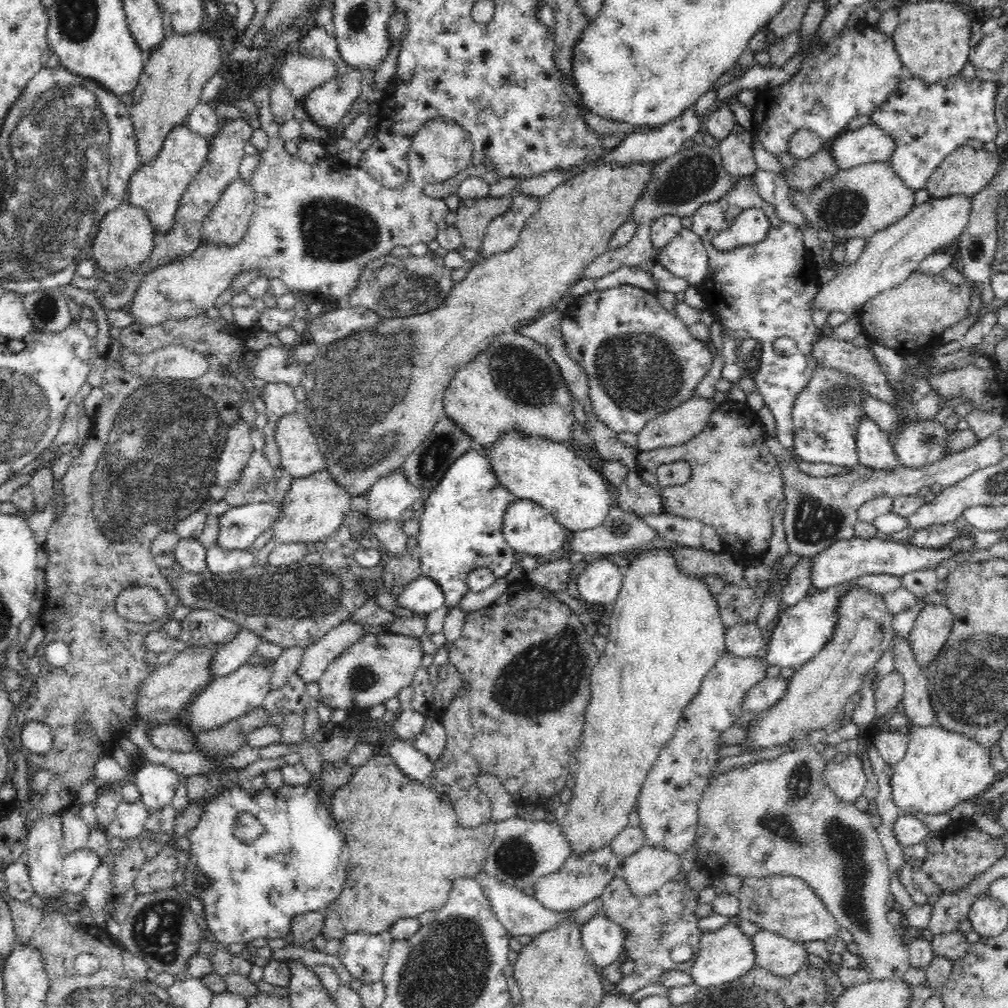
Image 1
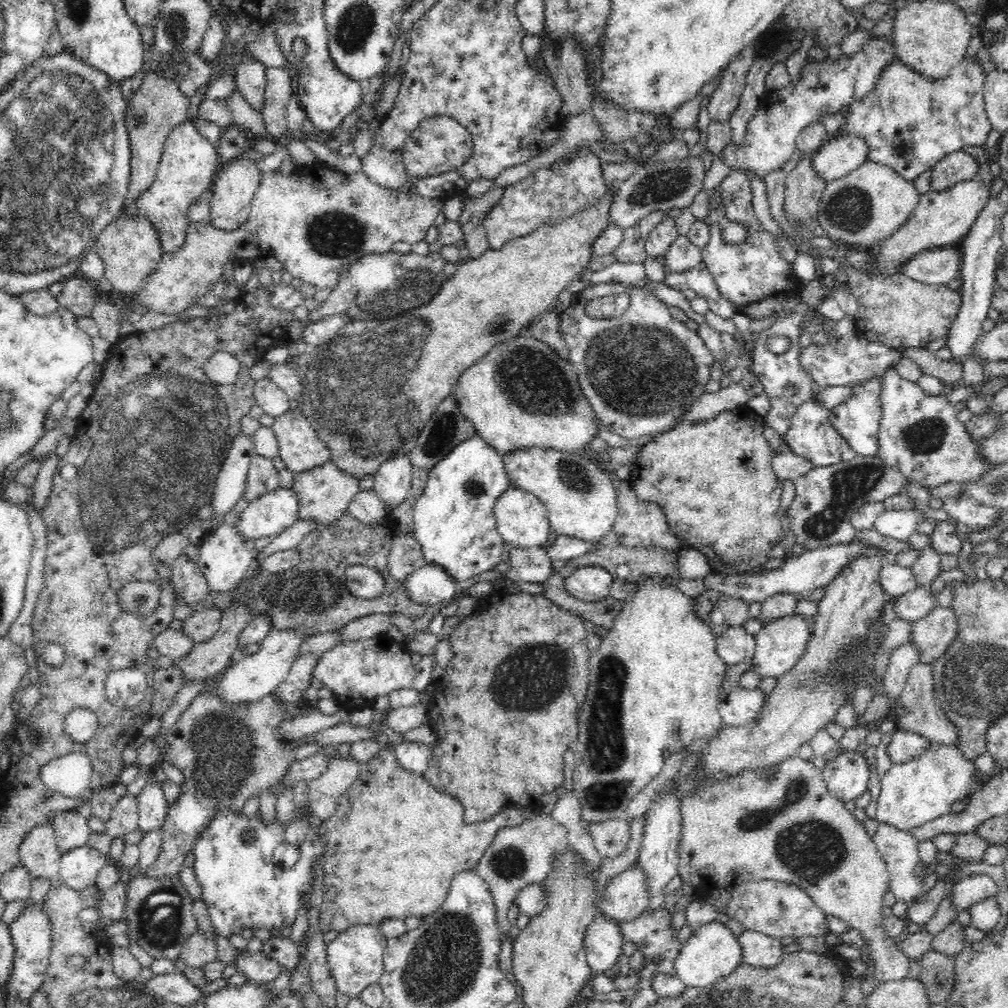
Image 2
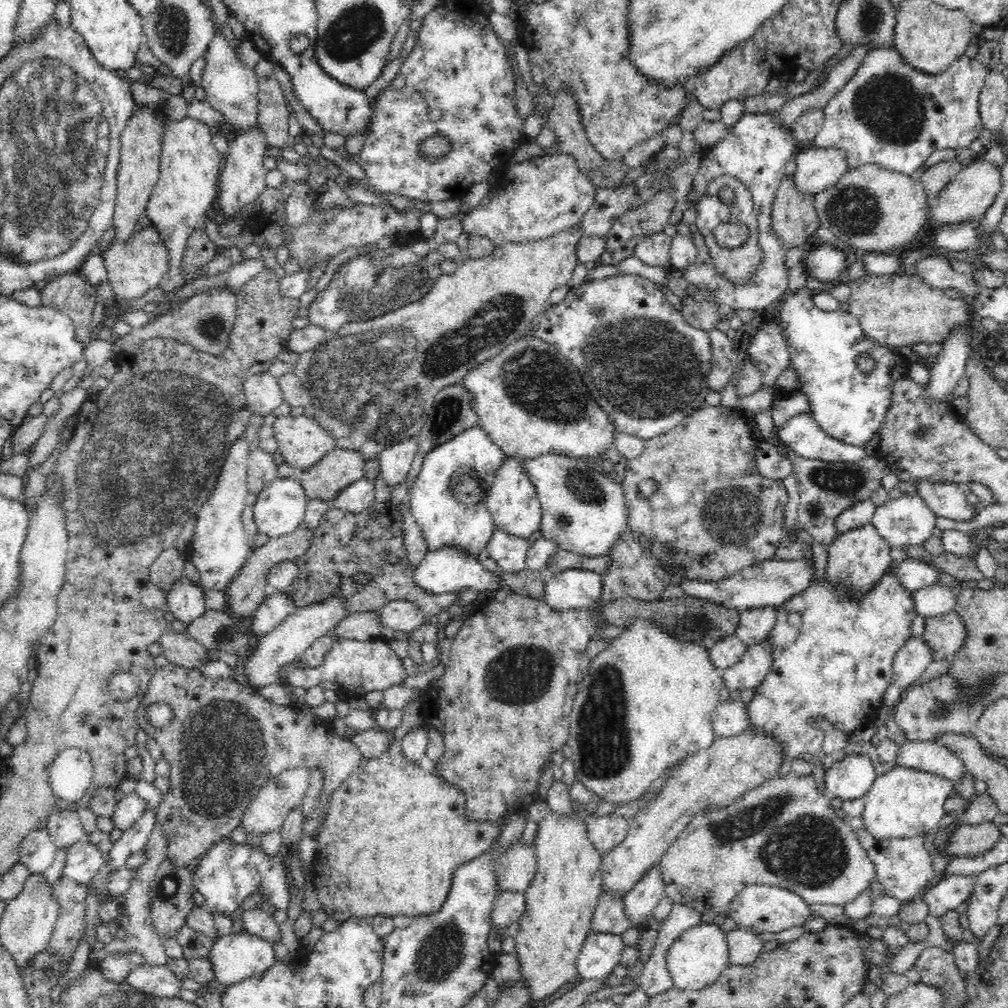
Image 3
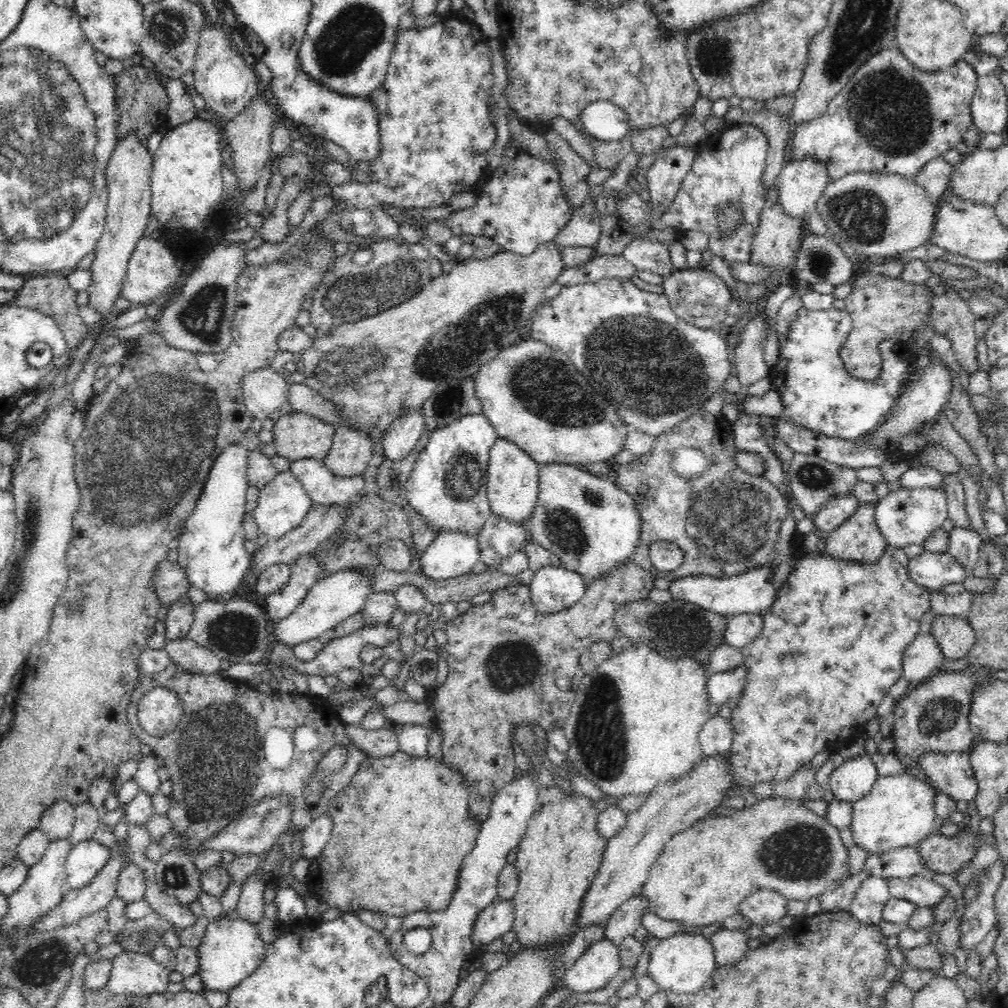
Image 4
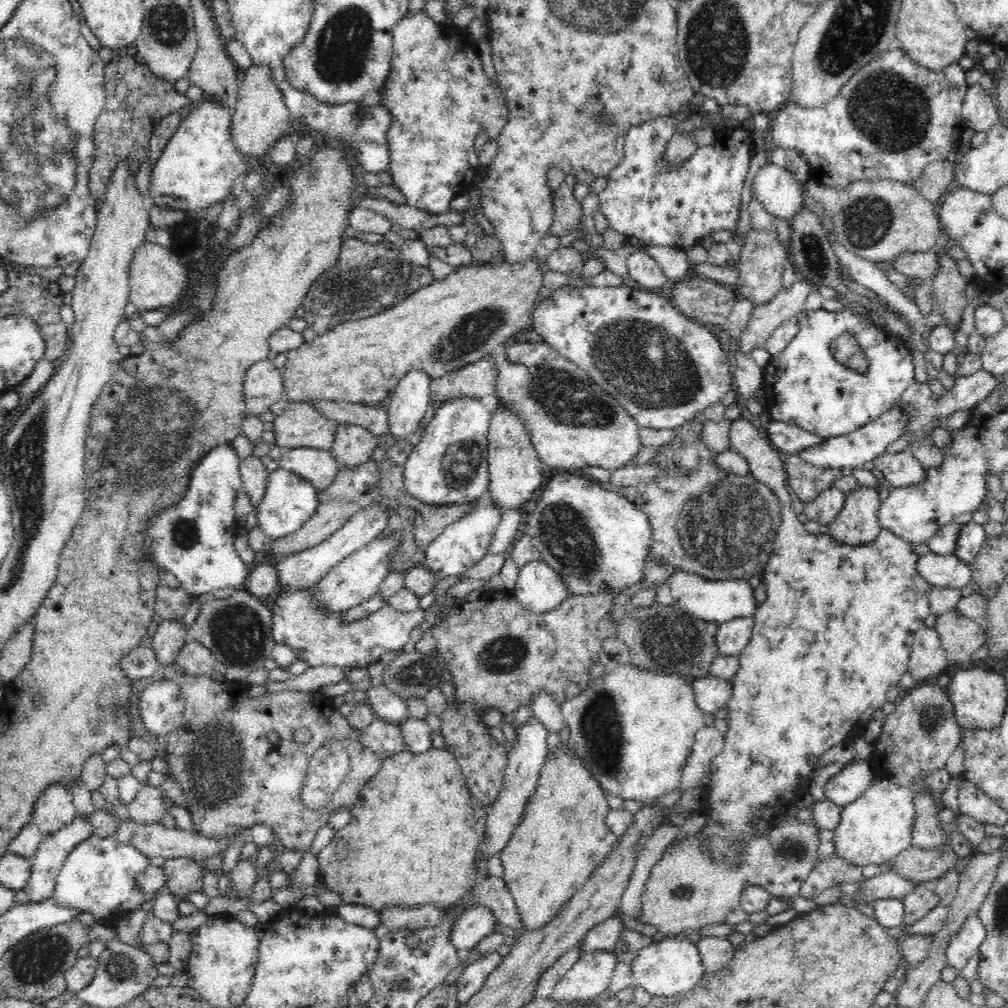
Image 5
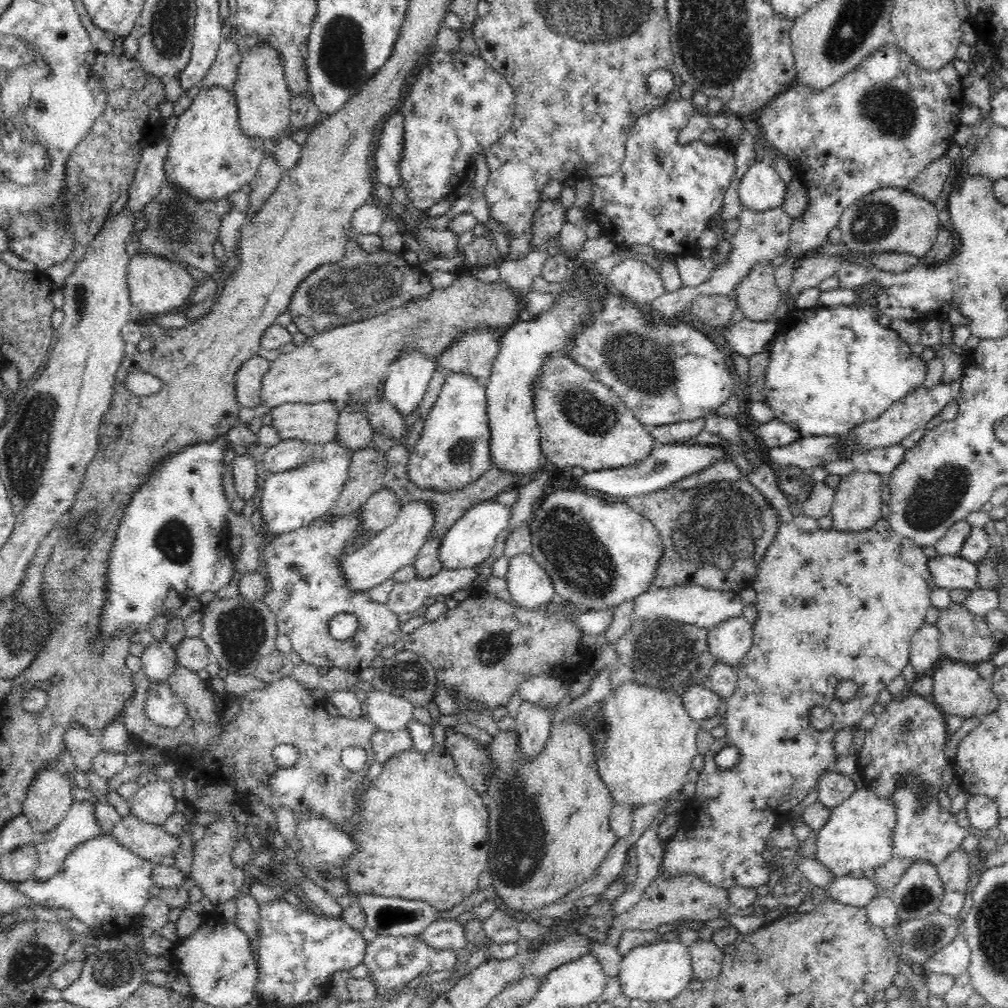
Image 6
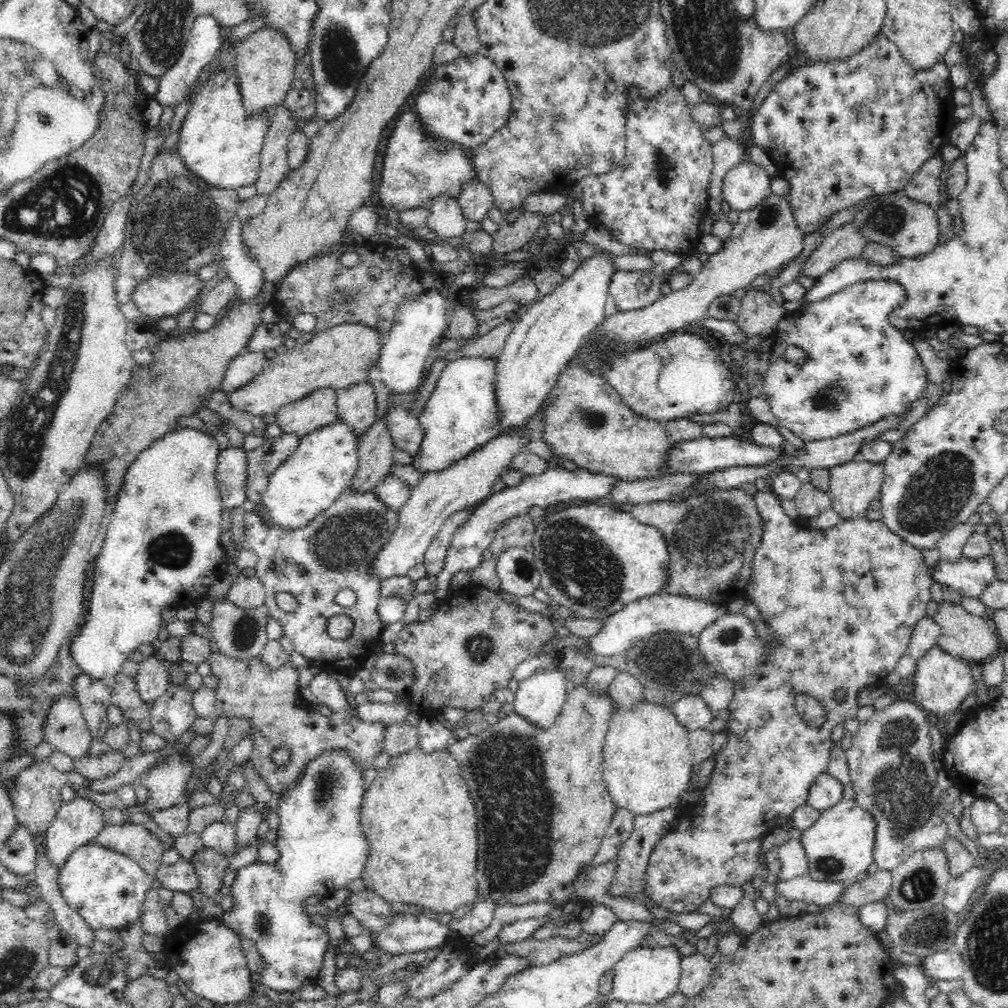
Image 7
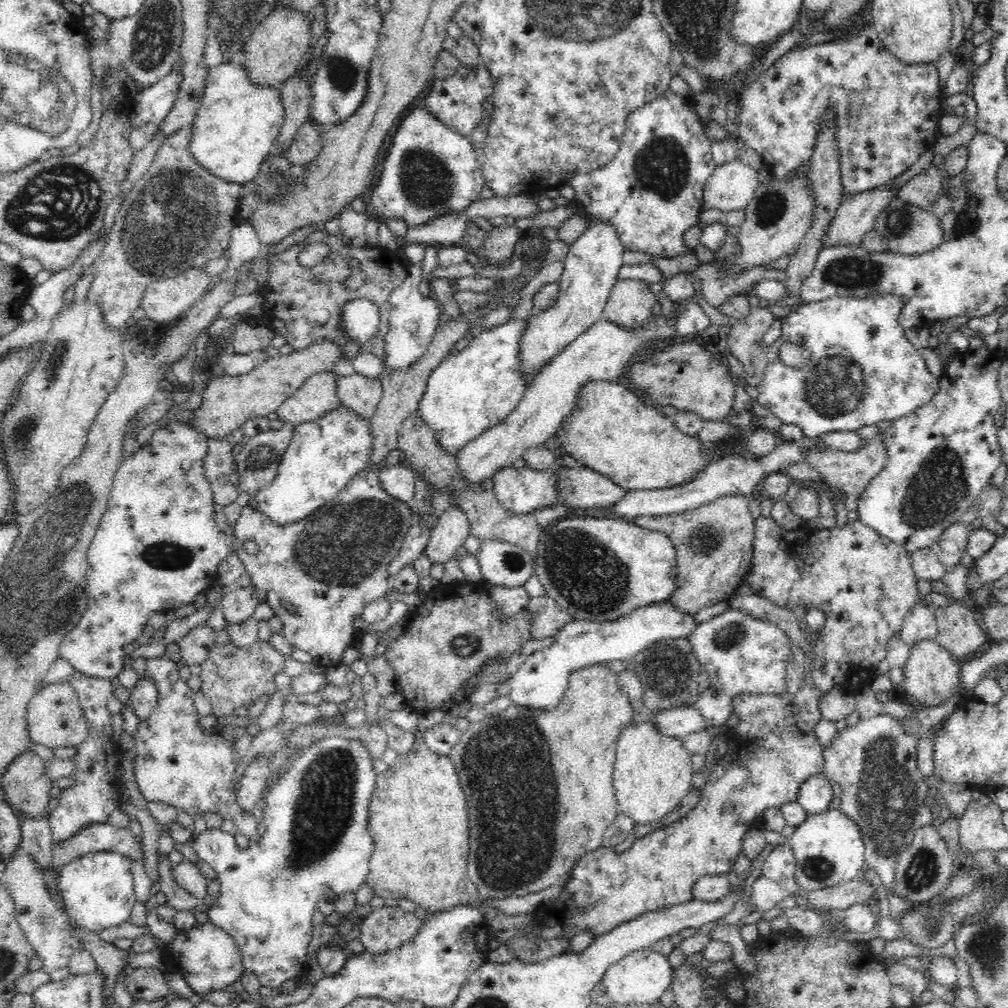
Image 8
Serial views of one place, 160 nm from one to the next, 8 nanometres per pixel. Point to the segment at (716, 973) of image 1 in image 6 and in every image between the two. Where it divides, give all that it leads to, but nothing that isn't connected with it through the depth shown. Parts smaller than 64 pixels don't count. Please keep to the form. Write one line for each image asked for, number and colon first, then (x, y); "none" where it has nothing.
2: (712, 952)
3: (698, 957)
4: (683, 963)
5: (667, 968)
6: (662, 970)

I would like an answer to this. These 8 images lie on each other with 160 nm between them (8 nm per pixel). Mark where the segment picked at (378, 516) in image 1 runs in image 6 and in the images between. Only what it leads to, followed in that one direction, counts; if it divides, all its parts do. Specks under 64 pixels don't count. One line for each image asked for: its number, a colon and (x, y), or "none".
2: (393, 480)
3: (395, 462)
4: (403, 433)
5: (410, 398)
6: (407, 378)

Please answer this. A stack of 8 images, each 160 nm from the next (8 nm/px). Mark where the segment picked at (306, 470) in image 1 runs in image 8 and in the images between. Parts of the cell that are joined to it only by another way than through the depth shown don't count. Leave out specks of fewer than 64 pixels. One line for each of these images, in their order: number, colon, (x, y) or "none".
2: (300, 447)
3: (303, 442)
4: (297, 435)
5: (299, 425)
6: (316, 423)
7: (319, 408)
8: (318, 394)

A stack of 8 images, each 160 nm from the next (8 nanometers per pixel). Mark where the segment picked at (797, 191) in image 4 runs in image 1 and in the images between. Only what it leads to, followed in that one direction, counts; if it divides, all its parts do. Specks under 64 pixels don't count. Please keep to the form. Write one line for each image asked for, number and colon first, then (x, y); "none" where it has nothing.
1: (866, 144)
2: (838, 156)
3: (817, 169)

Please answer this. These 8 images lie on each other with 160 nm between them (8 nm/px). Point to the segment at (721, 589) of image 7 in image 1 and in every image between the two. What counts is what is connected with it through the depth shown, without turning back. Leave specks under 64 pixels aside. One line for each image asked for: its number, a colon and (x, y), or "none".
1: (735, 486)
2: (713, 479)
3: (719, 513)
4: (727, 521)
5: (719, 525)
6: (715, 535)

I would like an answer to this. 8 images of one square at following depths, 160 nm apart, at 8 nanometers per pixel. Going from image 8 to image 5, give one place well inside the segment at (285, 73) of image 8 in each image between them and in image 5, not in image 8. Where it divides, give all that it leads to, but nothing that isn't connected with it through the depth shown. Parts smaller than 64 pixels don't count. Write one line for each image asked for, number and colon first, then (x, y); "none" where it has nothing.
5: (260, 118)
6: (263, 99)
7: (265, 63)

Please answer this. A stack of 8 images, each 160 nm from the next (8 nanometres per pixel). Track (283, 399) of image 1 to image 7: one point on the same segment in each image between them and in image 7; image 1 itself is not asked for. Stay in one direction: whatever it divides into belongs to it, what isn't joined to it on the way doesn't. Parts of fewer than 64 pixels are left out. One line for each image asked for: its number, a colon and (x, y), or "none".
2: (268, 395)
3: (262, 390)
4: (264, 389)
5: (263, 385)
6: (248, 377)
7: (243, 367)

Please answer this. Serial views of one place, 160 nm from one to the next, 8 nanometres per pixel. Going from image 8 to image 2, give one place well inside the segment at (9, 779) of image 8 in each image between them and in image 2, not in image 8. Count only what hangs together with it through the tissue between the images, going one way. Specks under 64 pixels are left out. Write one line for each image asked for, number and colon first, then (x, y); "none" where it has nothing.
2: (72, 830)
3: (64, 826)
4: (58, 821)
5: (54, 808)
6: (49, 798)
7: (36, 797)

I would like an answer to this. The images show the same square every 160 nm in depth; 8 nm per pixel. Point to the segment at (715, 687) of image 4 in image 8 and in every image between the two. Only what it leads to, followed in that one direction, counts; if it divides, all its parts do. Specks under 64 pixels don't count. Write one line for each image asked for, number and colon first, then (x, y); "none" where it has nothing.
5: (711, 693)
6: (701, 703)
7: (692, 712)
8: (678, 722)

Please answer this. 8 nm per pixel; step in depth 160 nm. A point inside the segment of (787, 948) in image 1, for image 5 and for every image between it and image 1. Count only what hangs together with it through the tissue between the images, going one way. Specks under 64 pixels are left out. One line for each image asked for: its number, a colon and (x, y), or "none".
2: (759, 950)
3: (744, 947)
4: (730, 946)
5: (716, 953)

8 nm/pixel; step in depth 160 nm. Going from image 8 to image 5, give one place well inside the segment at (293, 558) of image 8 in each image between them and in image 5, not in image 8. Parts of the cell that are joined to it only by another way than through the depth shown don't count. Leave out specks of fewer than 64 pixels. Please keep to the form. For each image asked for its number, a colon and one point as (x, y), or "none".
5: (319, 637)
6: (306, 588)
7: (336, 550)

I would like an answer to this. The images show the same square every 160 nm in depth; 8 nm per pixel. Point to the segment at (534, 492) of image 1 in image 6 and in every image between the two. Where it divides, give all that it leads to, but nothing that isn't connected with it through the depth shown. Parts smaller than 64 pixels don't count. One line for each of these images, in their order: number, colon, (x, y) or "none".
2: (581, 499)
3: (583, 512)
4: (592, 525)
5: (596, 540)
6: (599, 554)

